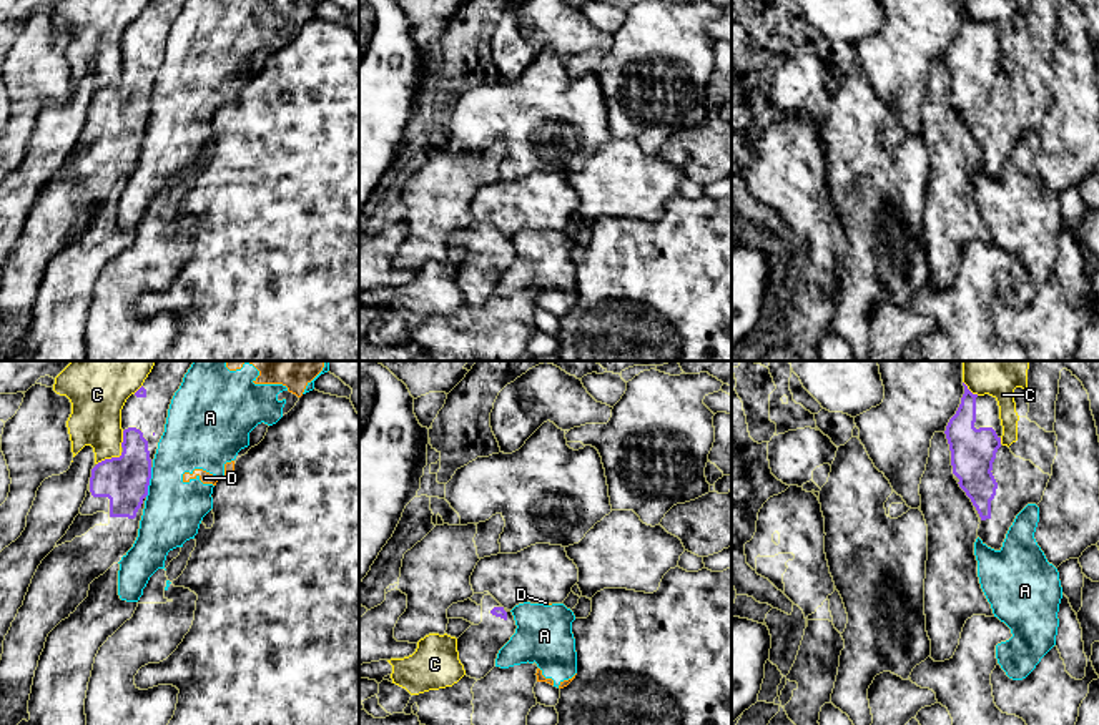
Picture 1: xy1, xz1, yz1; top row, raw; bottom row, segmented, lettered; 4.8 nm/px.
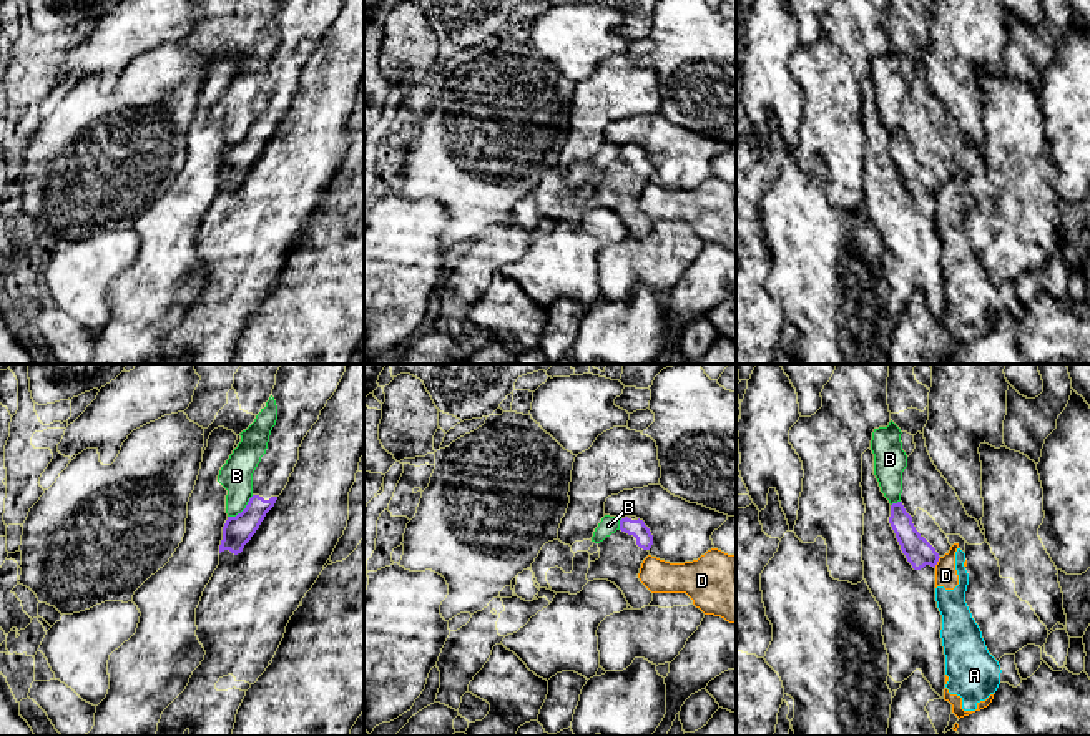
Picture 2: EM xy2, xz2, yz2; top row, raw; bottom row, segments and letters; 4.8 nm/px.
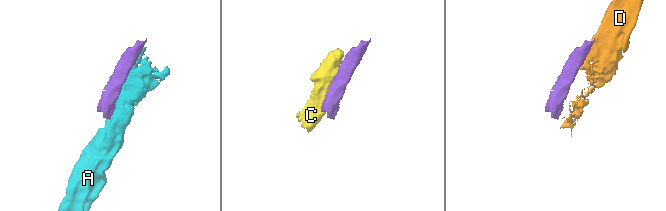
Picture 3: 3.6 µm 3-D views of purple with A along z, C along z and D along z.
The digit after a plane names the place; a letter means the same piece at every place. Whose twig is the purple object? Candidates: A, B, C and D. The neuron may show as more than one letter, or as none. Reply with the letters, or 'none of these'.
none of these

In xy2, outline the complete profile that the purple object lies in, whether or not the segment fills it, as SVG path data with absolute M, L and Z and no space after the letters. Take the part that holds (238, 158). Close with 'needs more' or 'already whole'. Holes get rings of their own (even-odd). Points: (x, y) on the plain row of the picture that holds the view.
M344 0L276 2L276 13L271 23L274 25L277 33L277 48L271 58L266 81L261 85L261 90L253 101L253 125L241 141L238 141L236 145L228 145L223 155L219 181L224 178L229 178L234 183L241 181L244 173L256 161L266 141L274 135L277 125L286 116L289 105L299 88L299 75L312 53L319 48L321 38L334 23L342 3Z; needs more

